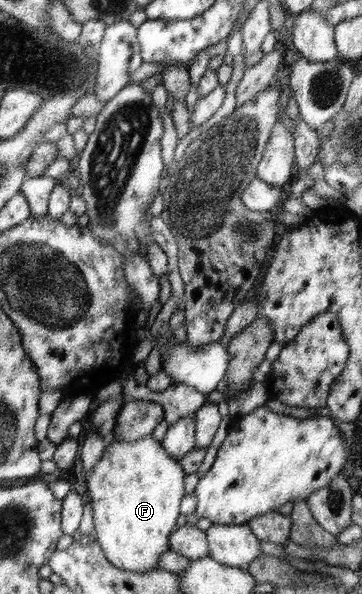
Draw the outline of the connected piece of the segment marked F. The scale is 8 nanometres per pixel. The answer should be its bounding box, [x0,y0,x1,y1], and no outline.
[86,437,186,572]

